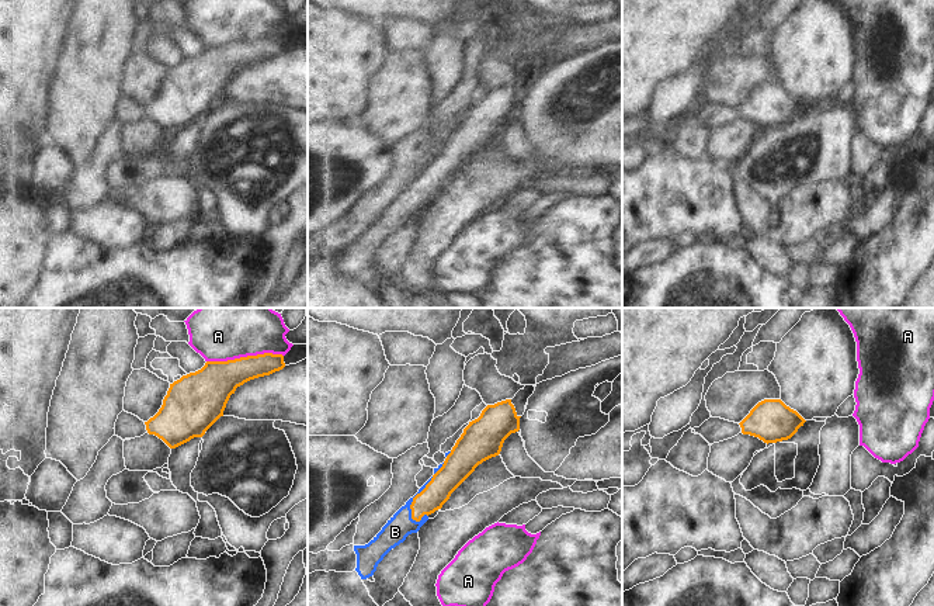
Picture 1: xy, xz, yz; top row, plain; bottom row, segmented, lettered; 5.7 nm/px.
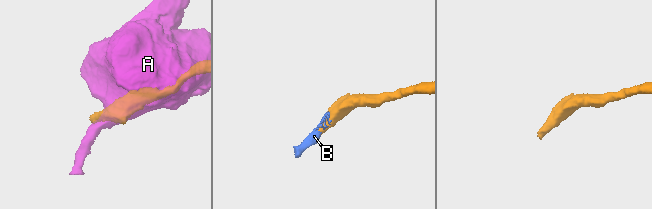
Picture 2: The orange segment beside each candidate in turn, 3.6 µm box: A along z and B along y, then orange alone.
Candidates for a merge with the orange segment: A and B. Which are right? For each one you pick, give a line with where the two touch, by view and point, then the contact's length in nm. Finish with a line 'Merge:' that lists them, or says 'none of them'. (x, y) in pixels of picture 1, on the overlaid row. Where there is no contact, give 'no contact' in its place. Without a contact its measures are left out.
B: contact xz (413, 499); length 280 nm
Merge: B

